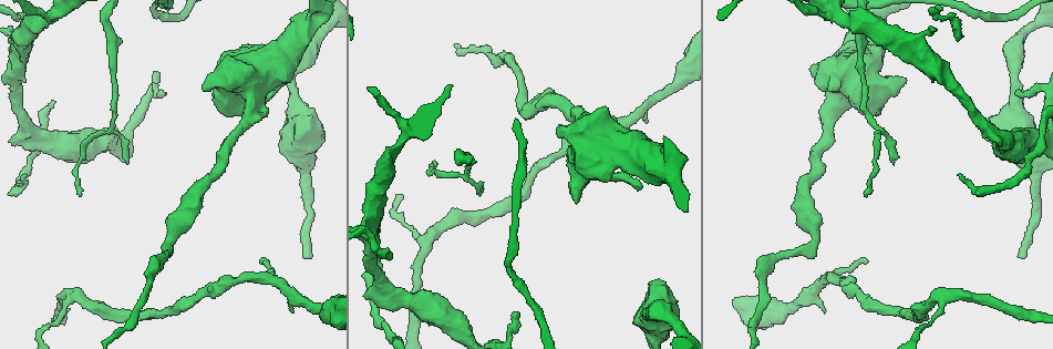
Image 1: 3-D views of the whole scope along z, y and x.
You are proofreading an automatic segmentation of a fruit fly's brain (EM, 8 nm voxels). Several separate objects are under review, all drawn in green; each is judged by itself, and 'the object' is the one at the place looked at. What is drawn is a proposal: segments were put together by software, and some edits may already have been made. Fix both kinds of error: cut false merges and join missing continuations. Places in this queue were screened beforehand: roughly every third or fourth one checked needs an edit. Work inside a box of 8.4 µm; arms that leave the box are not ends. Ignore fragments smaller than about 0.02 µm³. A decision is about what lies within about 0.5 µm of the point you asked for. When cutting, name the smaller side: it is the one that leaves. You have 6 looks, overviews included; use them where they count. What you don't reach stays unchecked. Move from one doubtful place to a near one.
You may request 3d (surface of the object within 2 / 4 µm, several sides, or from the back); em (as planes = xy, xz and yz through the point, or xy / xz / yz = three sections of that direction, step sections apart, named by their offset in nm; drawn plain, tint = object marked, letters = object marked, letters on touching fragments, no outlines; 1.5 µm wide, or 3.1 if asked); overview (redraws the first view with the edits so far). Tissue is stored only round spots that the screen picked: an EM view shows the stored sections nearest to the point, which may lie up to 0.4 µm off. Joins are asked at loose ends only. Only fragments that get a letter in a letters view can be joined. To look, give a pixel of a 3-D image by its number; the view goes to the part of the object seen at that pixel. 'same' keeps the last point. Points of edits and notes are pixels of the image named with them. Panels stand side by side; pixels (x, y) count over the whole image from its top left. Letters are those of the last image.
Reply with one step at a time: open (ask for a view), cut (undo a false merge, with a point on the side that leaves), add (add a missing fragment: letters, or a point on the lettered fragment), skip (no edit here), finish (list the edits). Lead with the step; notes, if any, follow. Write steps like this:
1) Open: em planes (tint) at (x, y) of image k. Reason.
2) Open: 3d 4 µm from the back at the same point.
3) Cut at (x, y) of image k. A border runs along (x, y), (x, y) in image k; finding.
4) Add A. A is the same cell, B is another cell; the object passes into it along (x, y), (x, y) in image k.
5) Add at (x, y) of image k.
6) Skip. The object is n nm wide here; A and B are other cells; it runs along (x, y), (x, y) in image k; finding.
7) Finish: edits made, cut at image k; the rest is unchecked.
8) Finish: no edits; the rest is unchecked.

Open: 3d 4 µm from the back at (985, 139) of image 1. Branch stops here.

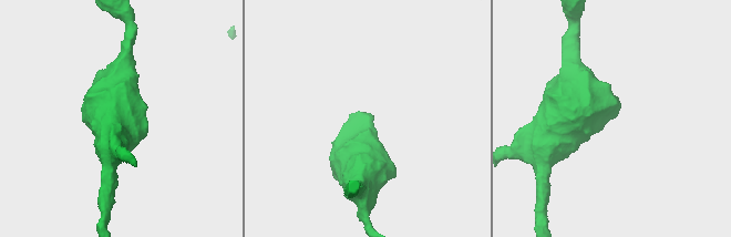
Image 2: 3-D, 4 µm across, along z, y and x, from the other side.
Open: em xy step 4 (letters) at (615, 116) of image 2. Shape alone is not enough.

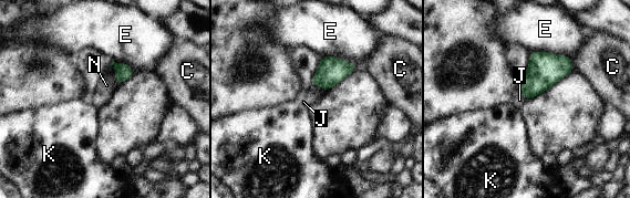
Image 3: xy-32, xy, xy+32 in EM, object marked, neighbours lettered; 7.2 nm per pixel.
Skip. The longest contact is with E, 320 nm; C, E, J, K and N are other cells; a border runs along (520, 93), (526, 98) in image 3; no lettered fragment goes on from it.

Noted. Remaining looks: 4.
Open: 3d 2 µm at (309, 258) of image 1. Free end.

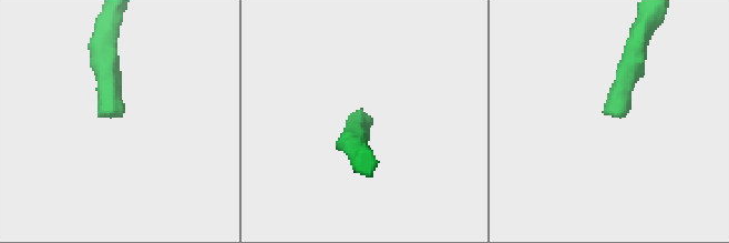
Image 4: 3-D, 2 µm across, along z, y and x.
Open: em xy step 4 (tint) at (118, 114) of image 4. Now the EM.

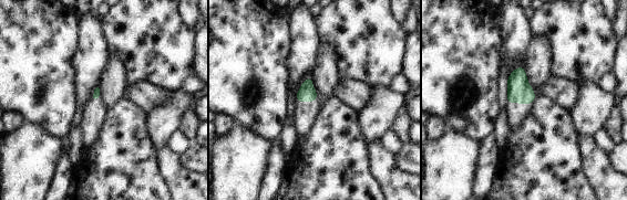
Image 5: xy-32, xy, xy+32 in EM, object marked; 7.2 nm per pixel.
Open: em planes (letters) at the same point.

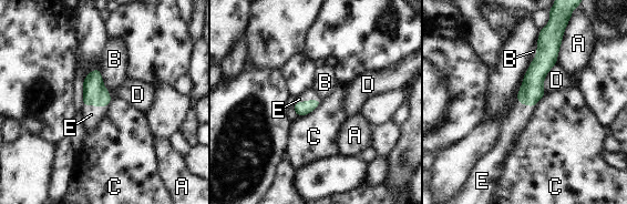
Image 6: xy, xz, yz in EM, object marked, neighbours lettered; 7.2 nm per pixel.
Add E. The longest contact is with B, 240 nm; E is the same cell, A, B, C and D are other cells; the object passes into it along (94, 93), (94, 104), (91, 114) in image 6; the cell continues.

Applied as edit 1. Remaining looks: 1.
Finish: edits made, add at image 6; the rest is unchecked.

